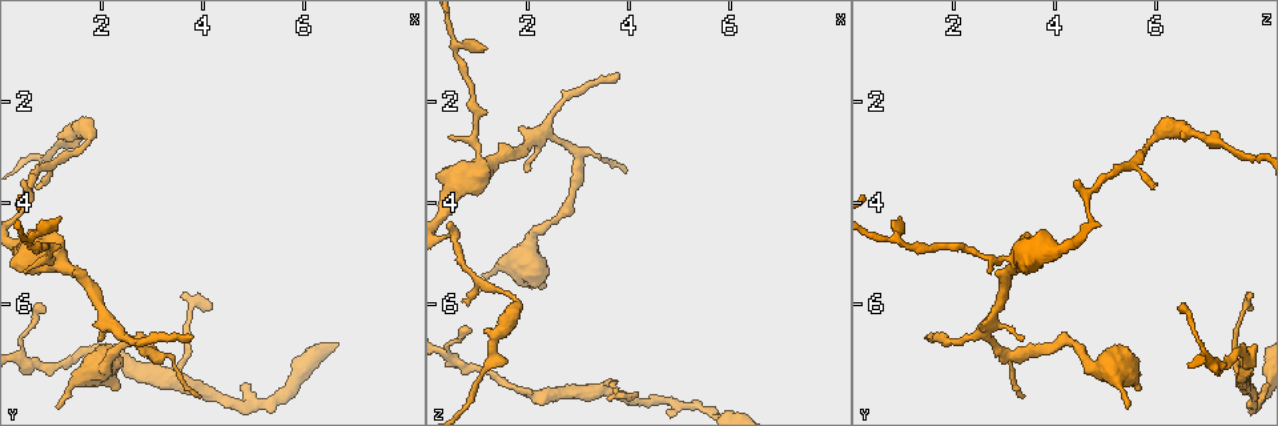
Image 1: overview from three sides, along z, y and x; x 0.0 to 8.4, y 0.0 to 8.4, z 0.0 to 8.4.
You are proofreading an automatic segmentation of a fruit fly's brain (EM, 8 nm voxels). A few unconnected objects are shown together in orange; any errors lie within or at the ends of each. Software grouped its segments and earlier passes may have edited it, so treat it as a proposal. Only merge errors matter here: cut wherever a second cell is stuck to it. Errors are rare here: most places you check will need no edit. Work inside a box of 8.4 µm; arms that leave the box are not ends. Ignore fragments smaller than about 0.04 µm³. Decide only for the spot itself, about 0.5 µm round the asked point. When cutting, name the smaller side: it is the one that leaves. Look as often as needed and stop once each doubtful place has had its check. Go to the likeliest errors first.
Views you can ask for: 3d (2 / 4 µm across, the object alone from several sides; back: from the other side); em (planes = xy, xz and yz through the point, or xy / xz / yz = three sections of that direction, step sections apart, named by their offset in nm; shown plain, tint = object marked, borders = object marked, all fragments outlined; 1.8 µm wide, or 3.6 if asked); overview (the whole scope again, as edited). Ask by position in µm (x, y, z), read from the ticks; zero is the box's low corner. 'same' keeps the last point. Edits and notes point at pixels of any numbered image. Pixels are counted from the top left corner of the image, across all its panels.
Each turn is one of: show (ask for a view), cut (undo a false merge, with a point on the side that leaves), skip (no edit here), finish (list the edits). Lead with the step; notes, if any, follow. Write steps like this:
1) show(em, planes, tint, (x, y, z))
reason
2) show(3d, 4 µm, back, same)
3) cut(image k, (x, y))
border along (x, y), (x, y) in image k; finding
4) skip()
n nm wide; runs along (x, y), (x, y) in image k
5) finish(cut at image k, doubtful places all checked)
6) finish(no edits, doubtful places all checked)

show(3d, 4 µm, (3.05, 6.95, 3.10))
abrupt turn

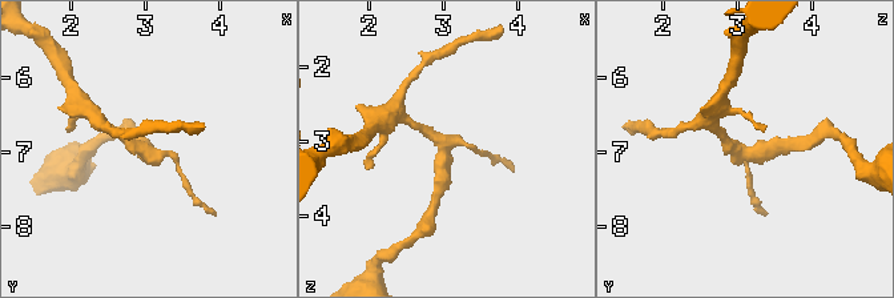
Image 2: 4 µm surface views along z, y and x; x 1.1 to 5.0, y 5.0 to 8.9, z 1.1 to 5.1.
show(em, planes, plain, (3.00, 7.00, 3.15))
need the tissue

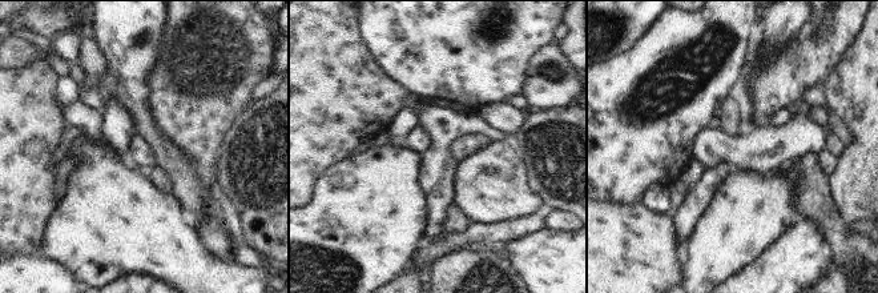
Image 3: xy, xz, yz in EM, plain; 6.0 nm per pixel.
show(em, planes, tint, same)

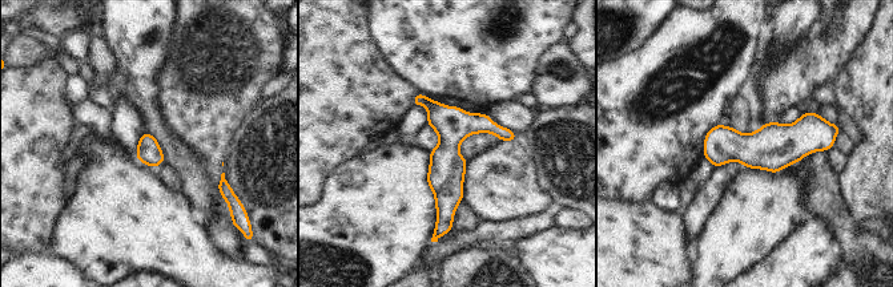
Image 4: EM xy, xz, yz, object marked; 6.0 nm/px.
skip()
runs along (419, 97), (446, 122), (441, 227) in image 4; continuous, no second cell

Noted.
show(em, 3.6 µm, planes, borders, (0.65, 4.75, 0.95))
abrupt turn

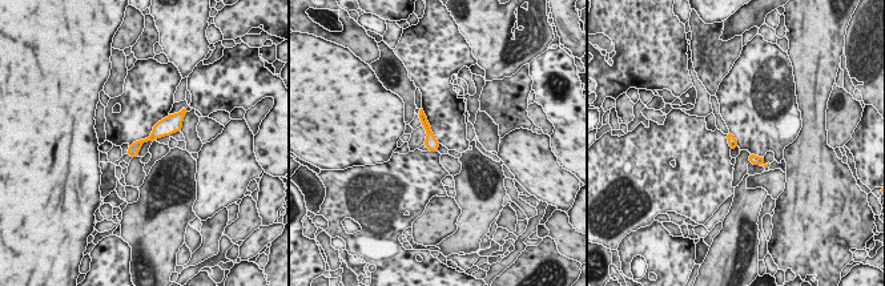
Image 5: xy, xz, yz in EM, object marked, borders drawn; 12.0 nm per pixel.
skip()
runs along (169, 124), (141, 141), (132, 152) in image 5; all the same cell

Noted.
show(em, 3.6 µm, xz, step 16, tint, (1.05, 5.10, 3.30))
three arms meet

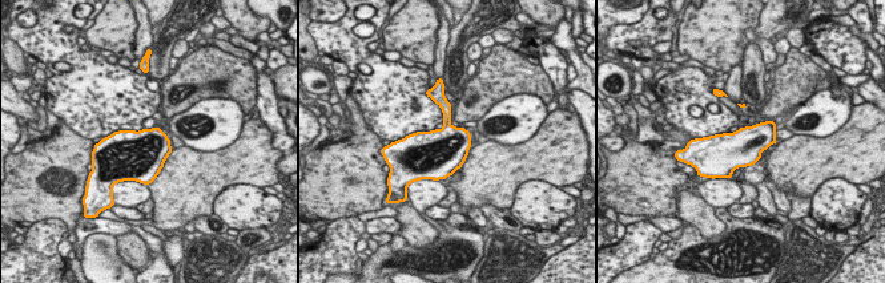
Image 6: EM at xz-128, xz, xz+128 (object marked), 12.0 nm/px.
skip()
all the same cell

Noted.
show(em, 3.6 µm, planes, tint, (2.00, 7.25, 4.90))
calibre changes

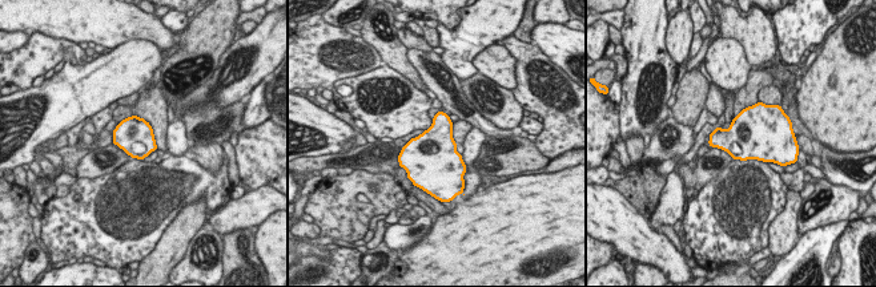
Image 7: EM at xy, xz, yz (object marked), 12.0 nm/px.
skip()
440 nm wide; continuous, no second cell

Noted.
finish(no edits, doubtful places all checked)

